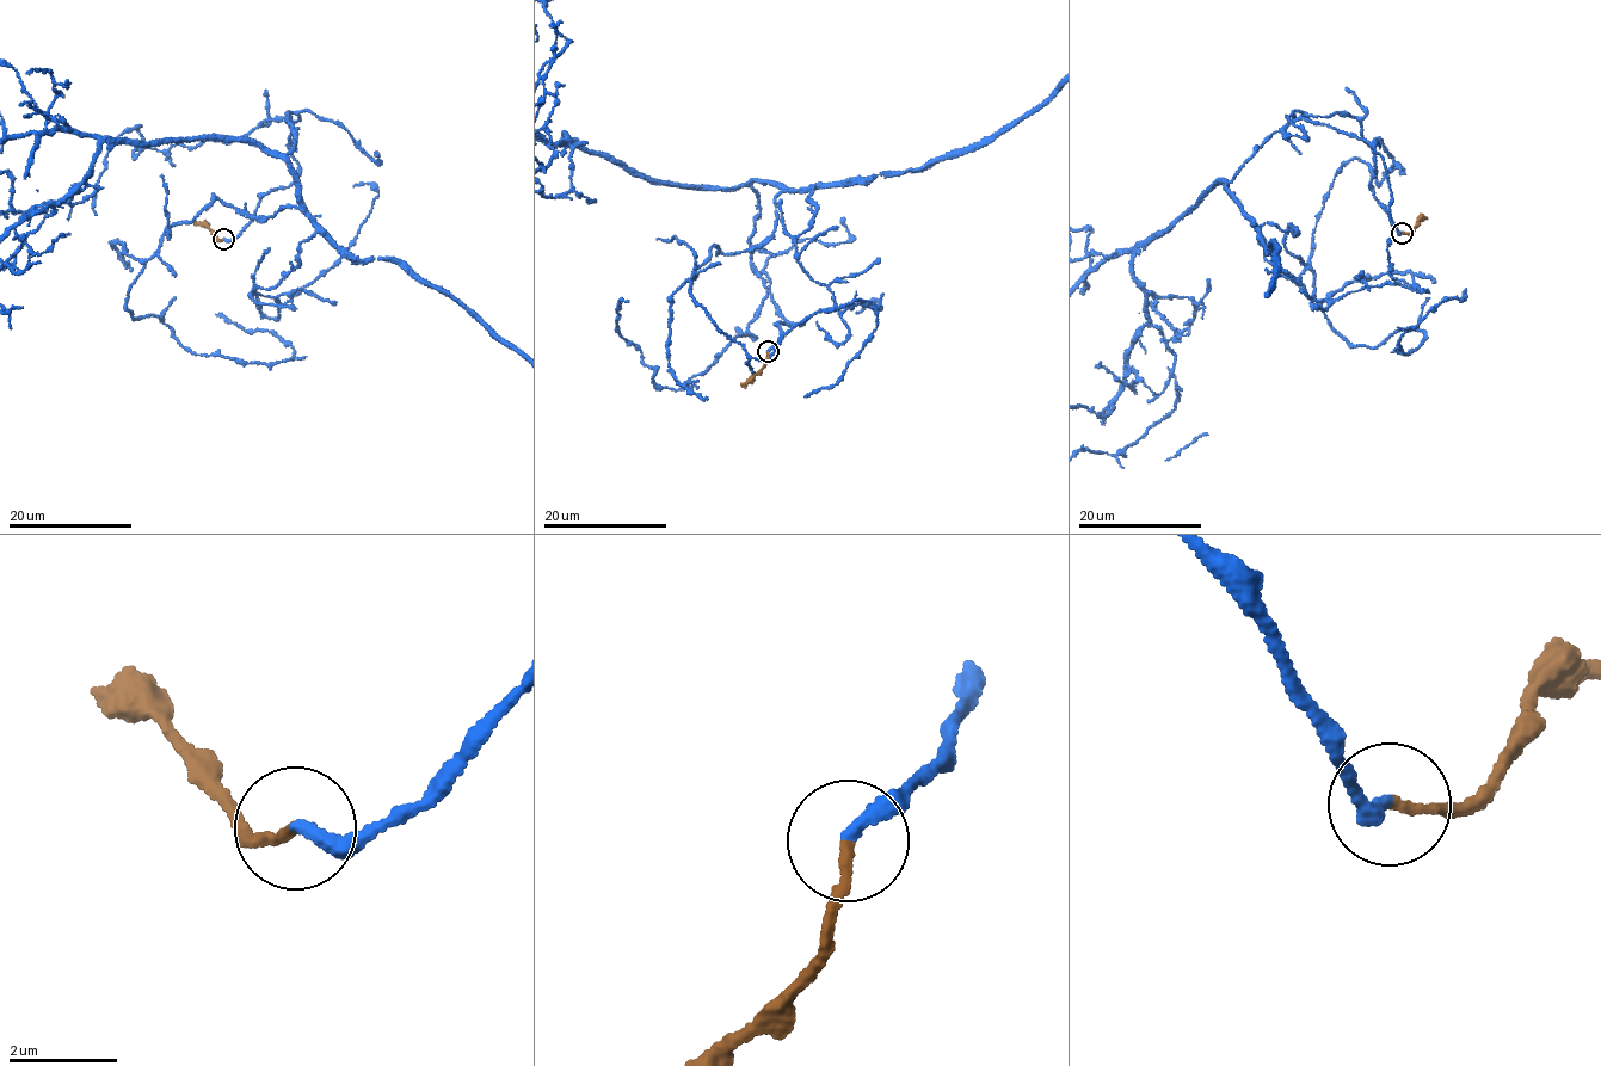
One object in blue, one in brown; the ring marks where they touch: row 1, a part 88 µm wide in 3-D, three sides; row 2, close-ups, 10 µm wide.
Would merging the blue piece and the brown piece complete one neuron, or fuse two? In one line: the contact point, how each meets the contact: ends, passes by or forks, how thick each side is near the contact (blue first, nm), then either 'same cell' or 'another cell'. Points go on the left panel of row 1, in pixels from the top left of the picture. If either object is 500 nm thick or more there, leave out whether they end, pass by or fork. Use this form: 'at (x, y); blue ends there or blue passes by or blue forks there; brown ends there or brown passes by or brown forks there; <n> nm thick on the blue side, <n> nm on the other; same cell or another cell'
at (223, 239); blue ends there; brown ends there; 280 nm thick on the blue side, 180 nm on the other; same cell

